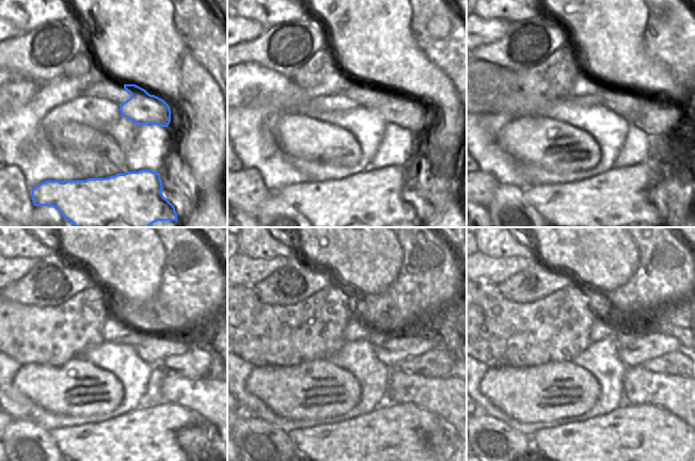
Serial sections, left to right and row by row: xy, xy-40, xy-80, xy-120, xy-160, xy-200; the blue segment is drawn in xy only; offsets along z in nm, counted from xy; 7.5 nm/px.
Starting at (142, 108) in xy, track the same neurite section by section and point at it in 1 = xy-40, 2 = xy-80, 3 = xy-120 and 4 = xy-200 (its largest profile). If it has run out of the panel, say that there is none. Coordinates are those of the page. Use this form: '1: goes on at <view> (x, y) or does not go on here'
1: goes on at xy-40 (400, 111)
2: goes on at xy-80 (657, 118)
3: goes on at xy-120 (200, 361)
4: goes on at xy-200 (677, 363)

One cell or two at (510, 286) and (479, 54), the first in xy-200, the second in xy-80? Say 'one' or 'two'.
one

